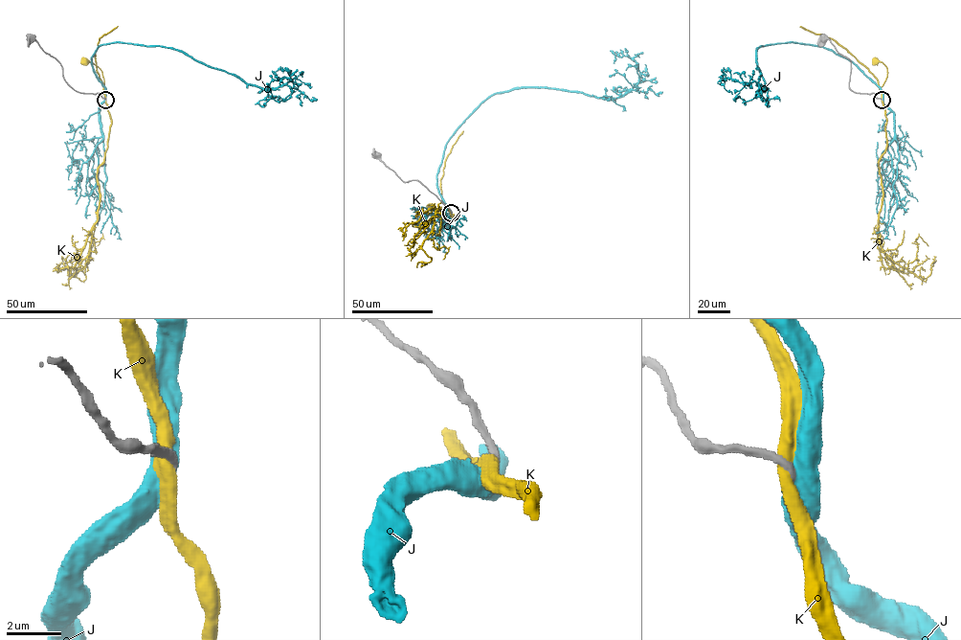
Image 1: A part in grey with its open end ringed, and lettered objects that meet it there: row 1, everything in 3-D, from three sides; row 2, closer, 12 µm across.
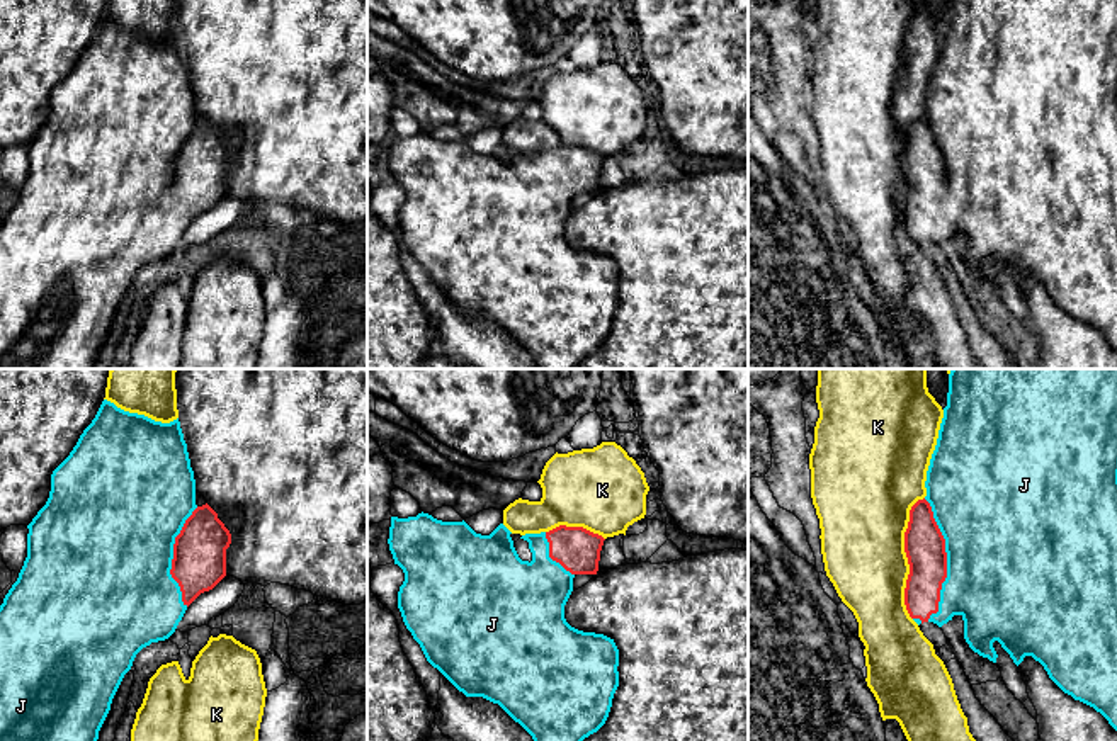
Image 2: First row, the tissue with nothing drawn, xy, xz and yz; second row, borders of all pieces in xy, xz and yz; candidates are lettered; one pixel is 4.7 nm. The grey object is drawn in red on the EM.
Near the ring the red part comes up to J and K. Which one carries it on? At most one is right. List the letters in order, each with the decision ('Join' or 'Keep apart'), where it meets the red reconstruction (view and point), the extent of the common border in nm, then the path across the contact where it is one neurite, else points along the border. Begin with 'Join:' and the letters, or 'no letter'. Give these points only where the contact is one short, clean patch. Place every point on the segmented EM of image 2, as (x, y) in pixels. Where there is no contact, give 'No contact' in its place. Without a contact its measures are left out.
Join: J
J: Join. Touches red at yz (946, 561). Shared border 600 nm
K: Keep apart. Touches red at yz (907, 556). Shared border 600 nm

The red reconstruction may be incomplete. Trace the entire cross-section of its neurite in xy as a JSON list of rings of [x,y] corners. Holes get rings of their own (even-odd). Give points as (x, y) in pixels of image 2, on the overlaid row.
[[[107,399],[102,401],[70,455],[53,471],[49,498],[27,529],[27,557],[0,605],[0,741],[97,741],[112,699],[136,654],[151,642],[168,639],[187,607],[226,576],[231,534],[207,503],[196,505],[196,479],[179,418],[170,423],[155,421],[124,411]]]

